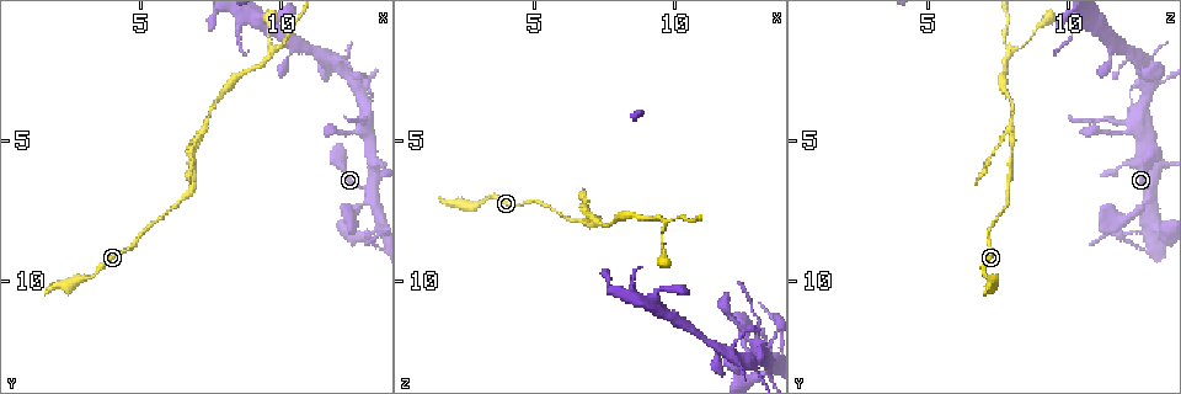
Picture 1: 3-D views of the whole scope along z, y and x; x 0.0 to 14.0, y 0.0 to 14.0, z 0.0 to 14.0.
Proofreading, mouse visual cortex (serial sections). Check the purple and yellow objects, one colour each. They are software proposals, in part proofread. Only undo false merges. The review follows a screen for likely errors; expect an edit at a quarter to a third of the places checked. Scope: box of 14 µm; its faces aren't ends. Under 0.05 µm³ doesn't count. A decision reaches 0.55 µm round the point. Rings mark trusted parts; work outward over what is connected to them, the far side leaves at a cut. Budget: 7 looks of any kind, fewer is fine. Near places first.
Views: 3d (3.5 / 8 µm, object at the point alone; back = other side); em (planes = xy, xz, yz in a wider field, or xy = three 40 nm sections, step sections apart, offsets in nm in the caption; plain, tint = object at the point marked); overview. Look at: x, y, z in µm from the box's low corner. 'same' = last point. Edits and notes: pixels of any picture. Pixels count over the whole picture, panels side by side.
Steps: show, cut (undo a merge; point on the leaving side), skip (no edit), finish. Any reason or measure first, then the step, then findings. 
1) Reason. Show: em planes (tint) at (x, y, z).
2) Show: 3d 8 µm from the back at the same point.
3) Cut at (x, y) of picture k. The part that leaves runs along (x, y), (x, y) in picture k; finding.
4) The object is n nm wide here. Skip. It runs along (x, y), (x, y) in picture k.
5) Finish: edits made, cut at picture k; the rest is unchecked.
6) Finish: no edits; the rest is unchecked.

Narrows sharply. Show: em planes (tint) at (7.2, 4.7, 8.0).

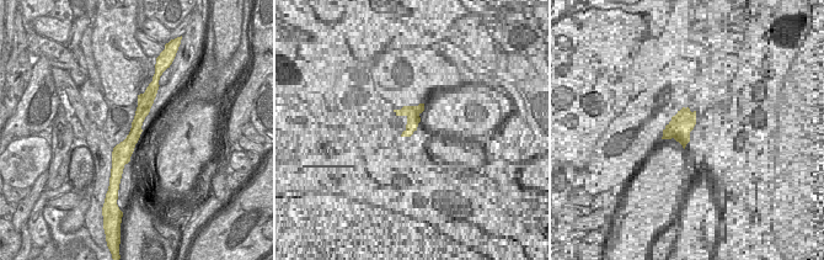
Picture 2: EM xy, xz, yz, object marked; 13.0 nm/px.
Show: 3d 3.5 µm from the back at the same point.

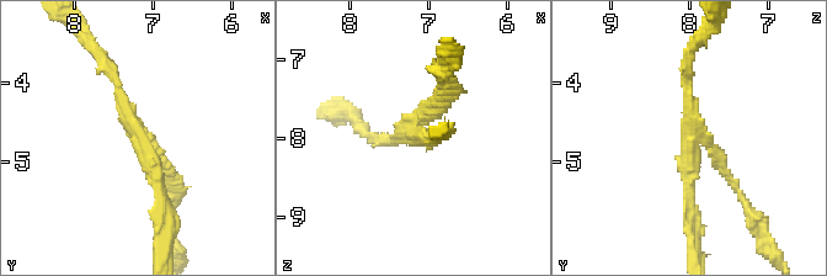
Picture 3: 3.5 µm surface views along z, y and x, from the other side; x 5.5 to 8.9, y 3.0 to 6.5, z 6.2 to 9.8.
Cut at (442, 109) of picture 3. The part that leaves runs along (415, 123), (442, 105), (446, 67) in picture 3; a second cell is stuck on.

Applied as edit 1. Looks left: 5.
See it whole again. Show: overview.

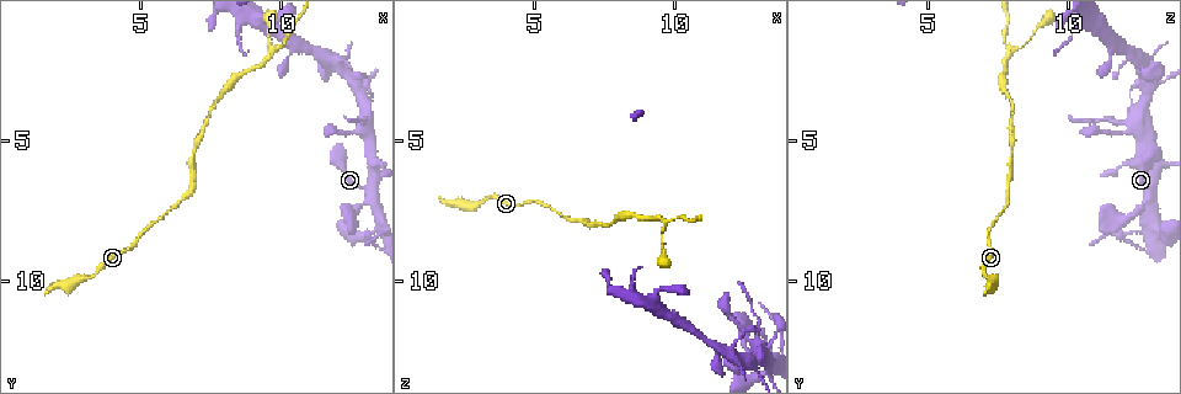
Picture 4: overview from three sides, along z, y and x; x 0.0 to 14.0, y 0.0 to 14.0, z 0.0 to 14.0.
Four-way junction. Show: 3d 3.5 µm at (13.3, 7.0, 12.9).

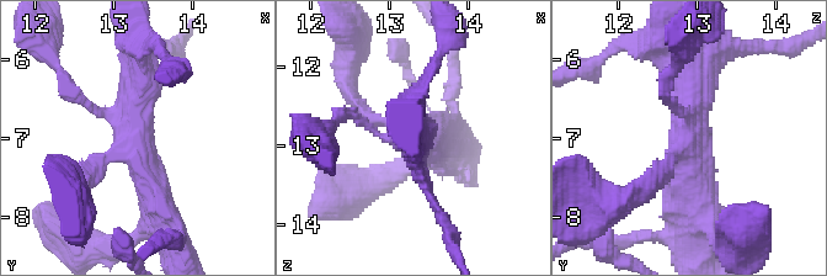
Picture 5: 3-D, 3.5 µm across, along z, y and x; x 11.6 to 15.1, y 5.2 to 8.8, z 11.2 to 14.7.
4 arms meet here; the arms are 150, 200, 450, 500 nm wide. Show: em xy step 3 (plain) at (13.20, 7.00, 12.85).

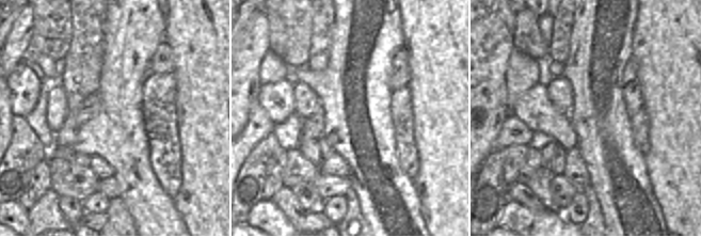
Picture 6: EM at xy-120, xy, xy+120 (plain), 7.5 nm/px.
Show: em xy step 3 (tint) at the same point.

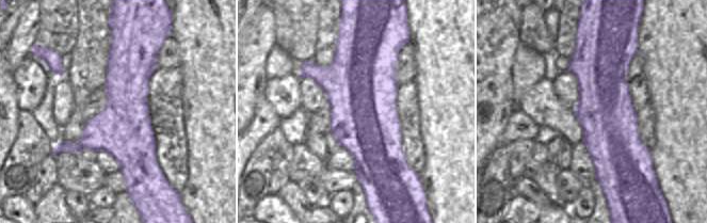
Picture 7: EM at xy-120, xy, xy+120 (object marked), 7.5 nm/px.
Skip. It runs along (667, 95), (686, 141), (647, 185) in picture 5; continuous, no second cell.

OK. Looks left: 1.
Finish: edits made, cut at picture 3; the rest is unchecked.

